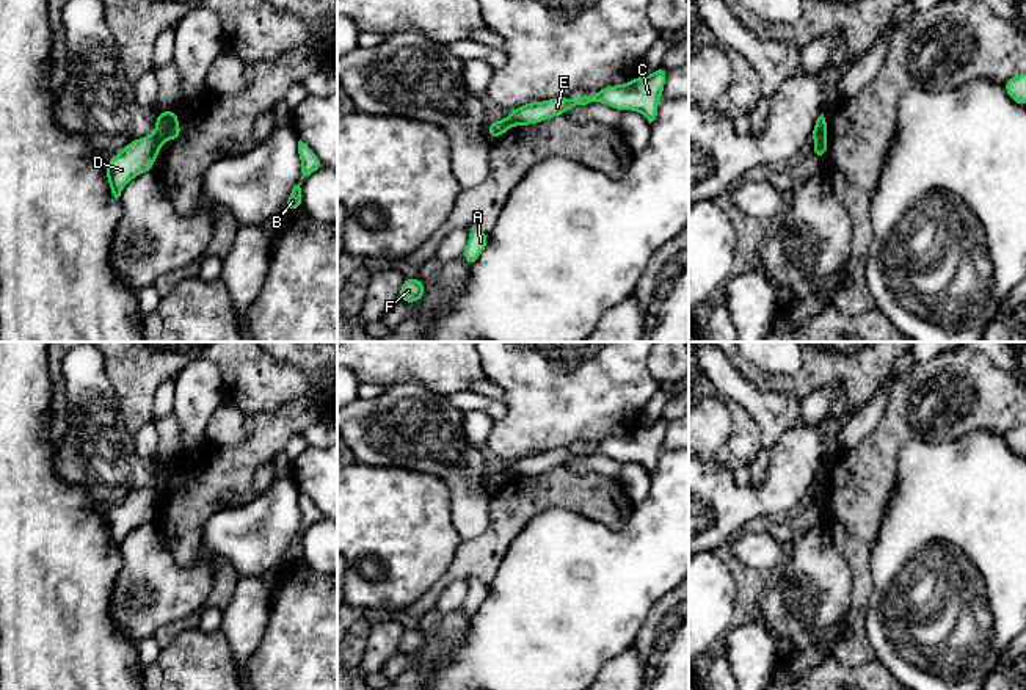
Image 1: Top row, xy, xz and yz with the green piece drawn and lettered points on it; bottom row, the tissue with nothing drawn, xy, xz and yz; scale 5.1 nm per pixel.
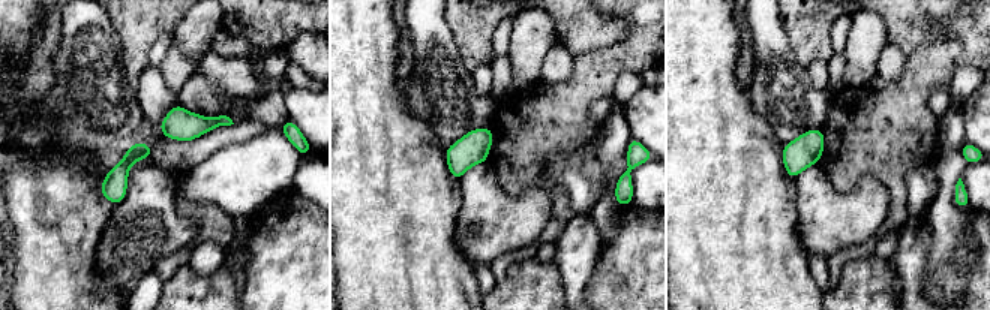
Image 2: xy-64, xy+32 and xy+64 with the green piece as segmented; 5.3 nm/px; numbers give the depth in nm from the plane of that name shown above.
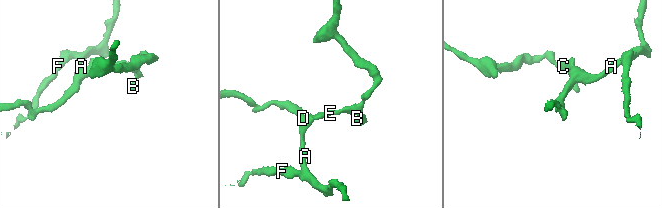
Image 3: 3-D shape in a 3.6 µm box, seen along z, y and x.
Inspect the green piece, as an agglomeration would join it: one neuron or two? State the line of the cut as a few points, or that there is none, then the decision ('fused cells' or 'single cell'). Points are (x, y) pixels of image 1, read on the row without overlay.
cut yz (825, 488), (816, 494); fused cells

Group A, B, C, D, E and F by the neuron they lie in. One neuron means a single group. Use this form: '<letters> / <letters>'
A D F / B C E

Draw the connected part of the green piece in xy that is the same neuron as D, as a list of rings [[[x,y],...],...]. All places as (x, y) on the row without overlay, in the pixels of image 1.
[[[155,486],[138,489],[105,516],[108,536],[116,552],[133,528],[154,521],[160,500],[162,494]]]

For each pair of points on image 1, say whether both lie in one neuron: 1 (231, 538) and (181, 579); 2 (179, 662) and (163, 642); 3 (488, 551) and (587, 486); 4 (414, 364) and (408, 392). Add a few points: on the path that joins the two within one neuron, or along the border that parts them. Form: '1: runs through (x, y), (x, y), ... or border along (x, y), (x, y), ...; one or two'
1: border along (204, 552), (214, 560); two
2: border along (196, 626), (182, 629), (162, 650); two
3: runs through (509, 524), (540, 493), (560, 490); one
4: border along (386, 386), (418, 381), (446, 395); two

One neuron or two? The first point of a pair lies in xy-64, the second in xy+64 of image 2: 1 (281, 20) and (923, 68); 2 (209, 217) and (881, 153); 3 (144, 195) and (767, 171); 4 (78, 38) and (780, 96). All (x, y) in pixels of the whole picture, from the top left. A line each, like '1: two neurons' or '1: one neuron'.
1: two neurons
2: one neuron
3: two neurons
4: one neuron

